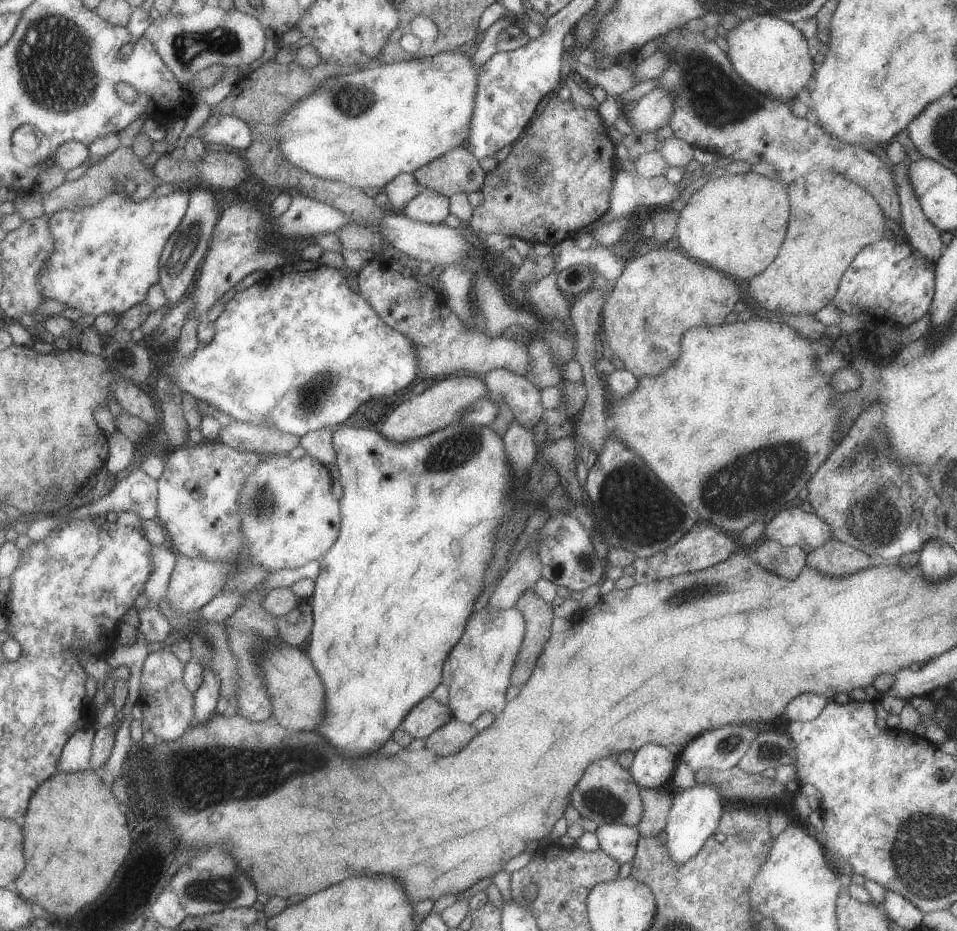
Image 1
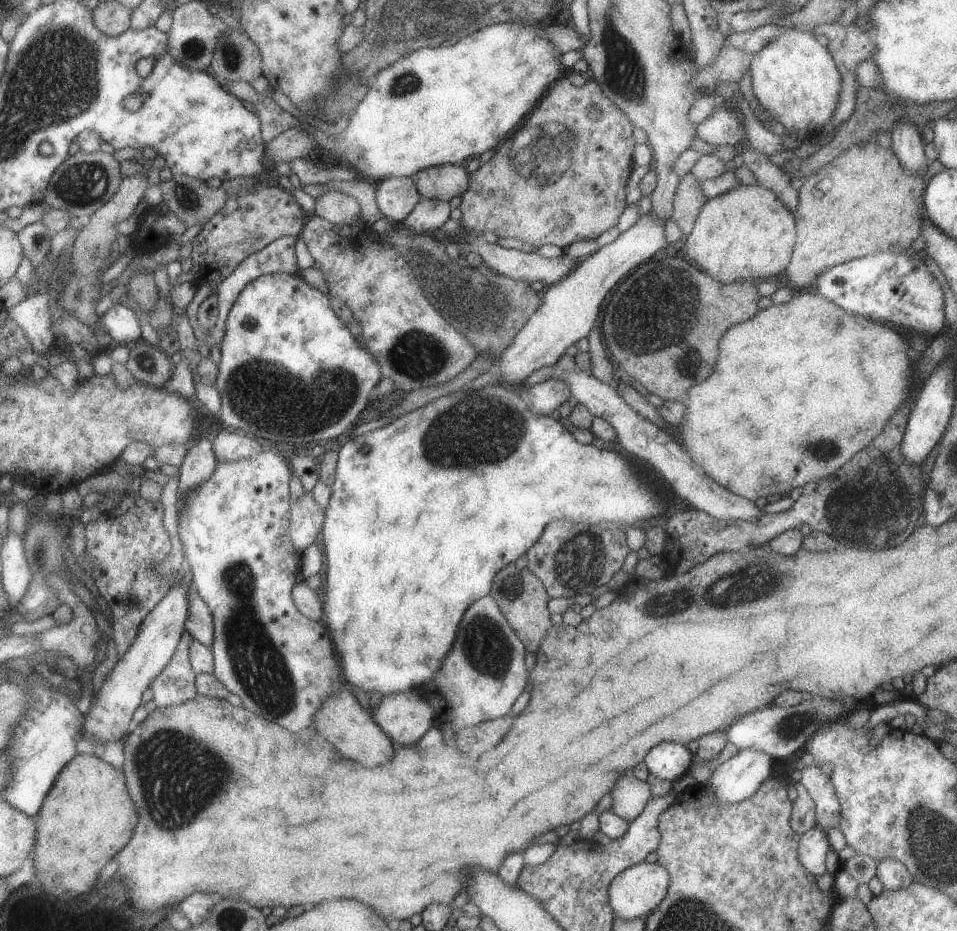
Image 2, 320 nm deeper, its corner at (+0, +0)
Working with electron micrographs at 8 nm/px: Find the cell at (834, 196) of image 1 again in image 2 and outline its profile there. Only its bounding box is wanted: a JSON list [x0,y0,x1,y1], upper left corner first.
[785,139,928,292]

